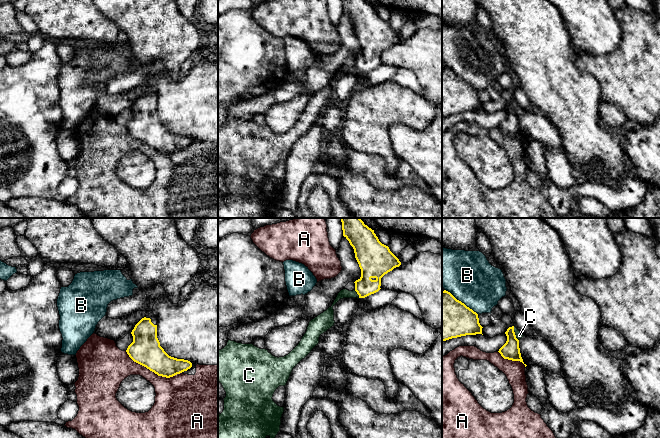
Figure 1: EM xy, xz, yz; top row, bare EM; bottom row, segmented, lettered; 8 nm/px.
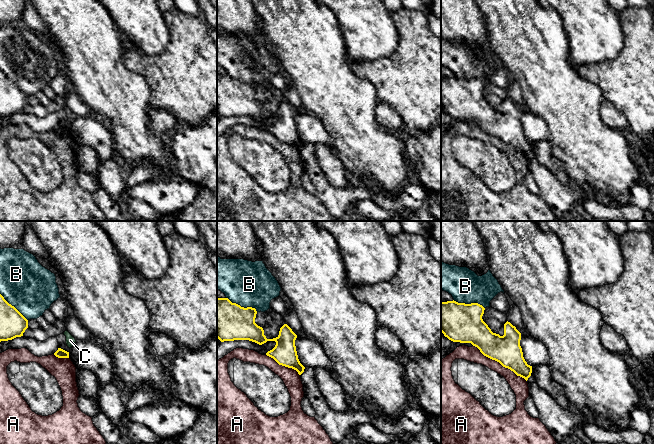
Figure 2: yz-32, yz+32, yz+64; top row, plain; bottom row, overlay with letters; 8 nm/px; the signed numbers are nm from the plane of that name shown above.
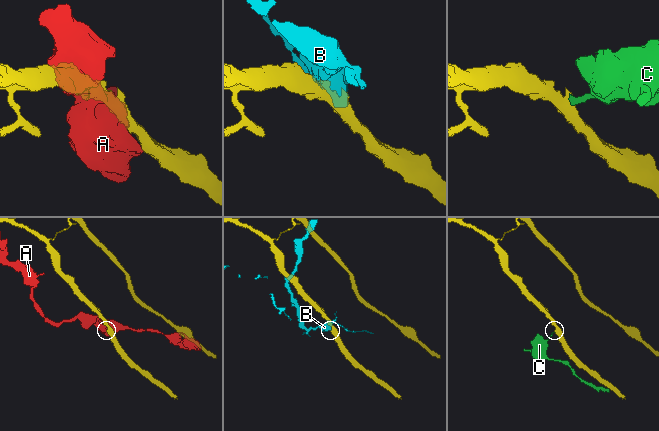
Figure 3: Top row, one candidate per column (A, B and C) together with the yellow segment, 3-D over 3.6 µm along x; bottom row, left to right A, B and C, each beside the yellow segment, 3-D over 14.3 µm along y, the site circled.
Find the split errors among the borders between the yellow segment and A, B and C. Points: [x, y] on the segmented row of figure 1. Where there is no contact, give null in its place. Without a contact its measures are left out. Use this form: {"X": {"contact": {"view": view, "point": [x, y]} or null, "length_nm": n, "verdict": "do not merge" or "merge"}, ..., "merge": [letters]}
{"A": {"contact": {"view": "xy", "point": [153, 371]}, "length_nm": 480, "verdict": "do not merge"}, "B": {"contact": {"view": "yz", "point": [461, 302]}, "length_nm": 340, "verdict": "do not merge"}, "C": {"contact": {"view": "yz", "point": [514, 333]}, "length_nm": 130, "verdict": "do not merge"}, "merge": []}

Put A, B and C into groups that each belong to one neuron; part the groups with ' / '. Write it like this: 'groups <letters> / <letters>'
groups A / B / C

